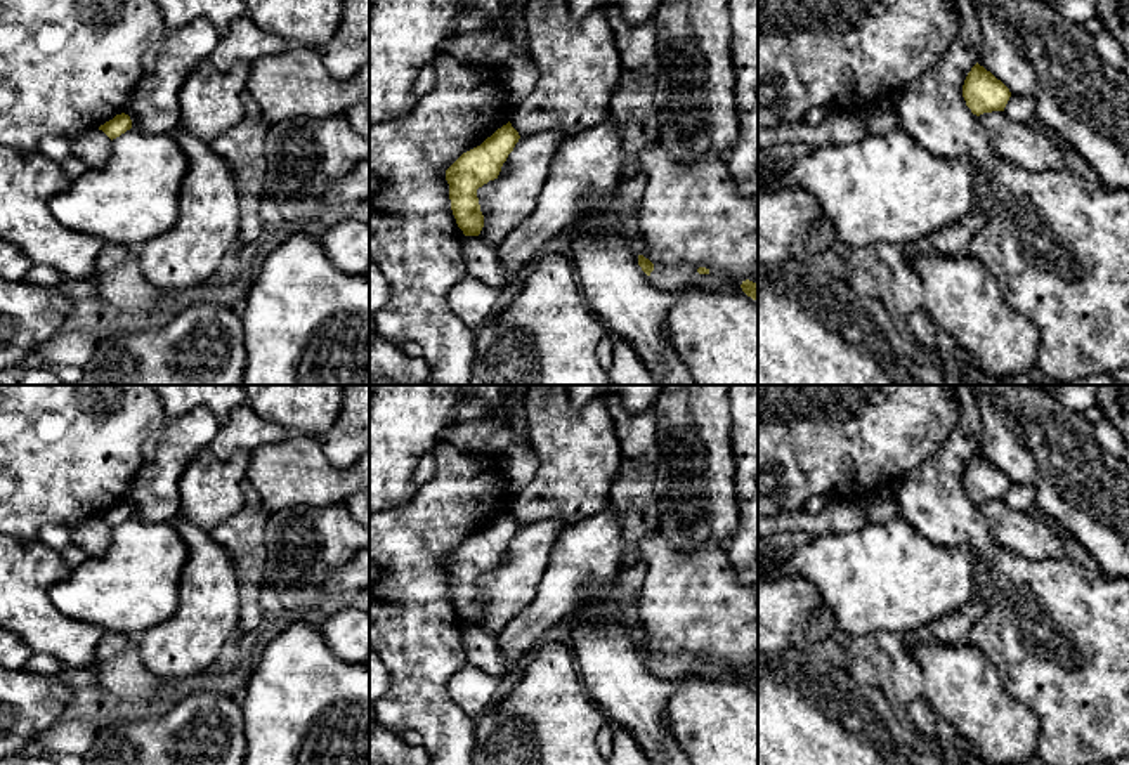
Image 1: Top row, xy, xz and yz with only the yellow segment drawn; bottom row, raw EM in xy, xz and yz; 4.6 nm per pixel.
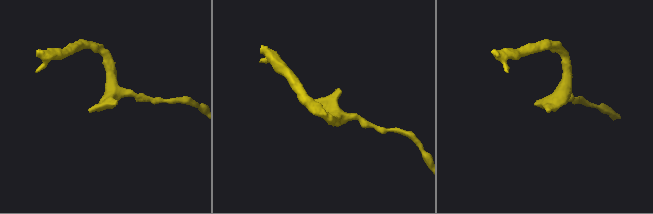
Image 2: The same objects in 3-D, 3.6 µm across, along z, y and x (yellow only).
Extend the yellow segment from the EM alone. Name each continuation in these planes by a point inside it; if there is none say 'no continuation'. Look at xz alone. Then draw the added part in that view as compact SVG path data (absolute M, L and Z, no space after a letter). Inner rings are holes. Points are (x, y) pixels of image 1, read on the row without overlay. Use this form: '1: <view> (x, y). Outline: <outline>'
no continuation

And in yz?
no continuation

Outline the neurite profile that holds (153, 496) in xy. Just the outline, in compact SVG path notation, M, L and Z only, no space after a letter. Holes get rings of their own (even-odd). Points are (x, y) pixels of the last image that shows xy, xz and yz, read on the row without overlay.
M206 408L168 420L149 465L139 468L125 503L132 517L161 524L177 517L180 494L179 481L193 458L208 449L220 425Z

